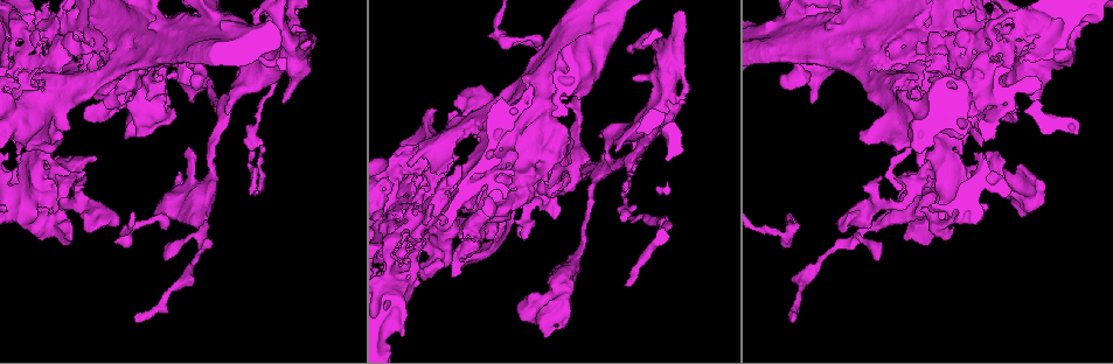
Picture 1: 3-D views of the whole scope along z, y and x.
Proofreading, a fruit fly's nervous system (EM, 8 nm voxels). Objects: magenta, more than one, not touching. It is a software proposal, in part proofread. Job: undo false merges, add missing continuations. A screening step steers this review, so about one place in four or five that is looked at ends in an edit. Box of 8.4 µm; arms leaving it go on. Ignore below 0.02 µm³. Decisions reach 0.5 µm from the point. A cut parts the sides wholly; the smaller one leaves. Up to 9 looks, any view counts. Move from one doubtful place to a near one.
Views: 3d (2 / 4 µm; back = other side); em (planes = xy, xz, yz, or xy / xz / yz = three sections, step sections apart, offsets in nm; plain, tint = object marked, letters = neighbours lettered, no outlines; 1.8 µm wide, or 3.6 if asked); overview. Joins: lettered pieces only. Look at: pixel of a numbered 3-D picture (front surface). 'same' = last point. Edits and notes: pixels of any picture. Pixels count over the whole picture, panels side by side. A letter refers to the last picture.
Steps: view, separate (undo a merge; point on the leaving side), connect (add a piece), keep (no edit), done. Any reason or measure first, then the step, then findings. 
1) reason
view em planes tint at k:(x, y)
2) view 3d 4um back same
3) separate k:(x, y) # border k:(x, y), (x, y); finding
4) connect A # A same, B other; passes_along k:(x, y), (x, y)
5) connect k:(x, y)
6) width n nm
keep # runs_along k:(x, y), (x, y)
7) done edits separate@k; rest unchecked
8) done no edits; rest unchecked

an open end
view 3d 2um back at 1:(571, 162)

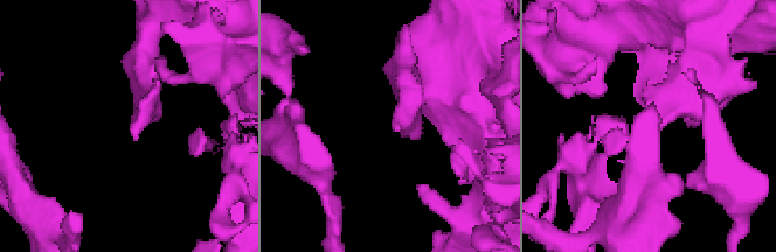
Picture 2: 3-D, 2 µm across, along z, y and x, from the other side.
now the EM
view em planes letters at 2:(133, 133)

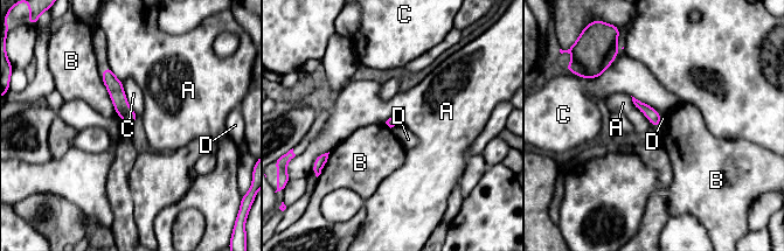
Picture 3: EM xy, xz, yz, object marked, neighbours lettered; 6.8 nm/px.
keep # A other, B other, C other, D other; none of them fits

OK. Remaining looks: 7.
small branch off a trunk
view em planes plain at 1:(127, 59)

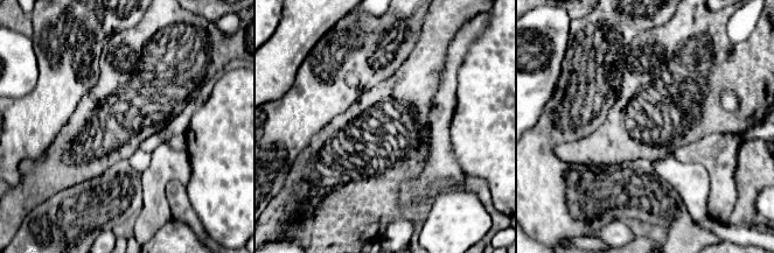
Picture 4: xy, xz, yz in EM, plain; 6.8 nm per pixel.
view em planes letters same

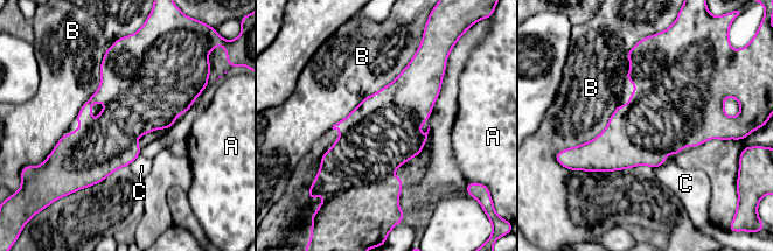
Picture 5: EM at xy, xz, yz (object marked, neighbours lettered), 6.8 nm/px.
keep # A other, B other, C other; border 5:(139, 154), (129, 165); one cell here

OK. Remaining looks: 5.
abrupt turn
view 3d 4um at 1:(404, 177)

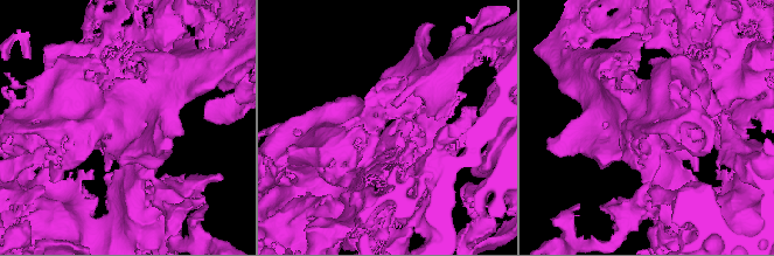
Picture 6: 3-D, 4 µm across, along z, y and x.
view em yz step 16 tint at 6:(125, 127)

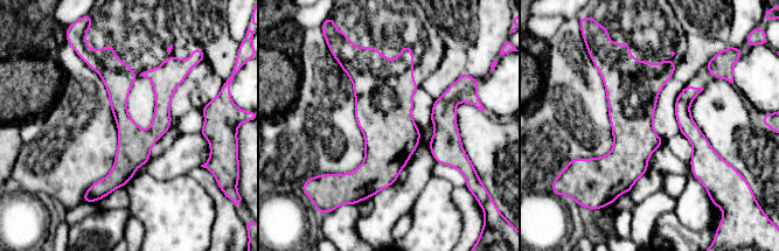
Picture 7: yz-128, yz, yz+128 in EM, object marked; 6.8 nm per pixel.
view em yz step 16 letters same

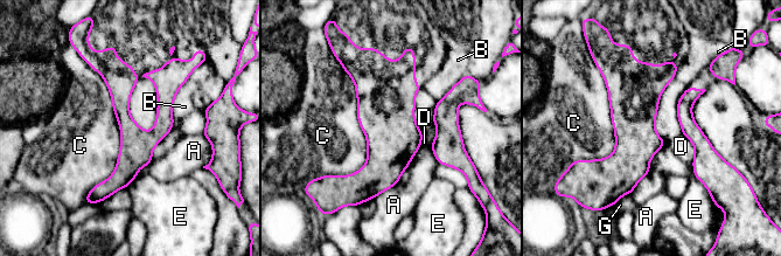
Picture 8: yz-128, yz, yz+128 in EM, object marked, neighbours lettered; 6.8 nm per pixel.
keep # A other, B other, C other, D other, E other, G other; runs_along 8:(117, 63), (128, 164), (106, 193); continuous, no second cell

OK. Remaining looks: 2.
tapers out
view em xy step 8 letters at 1:(84, 119)

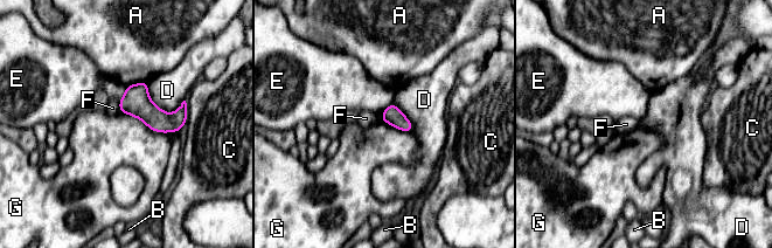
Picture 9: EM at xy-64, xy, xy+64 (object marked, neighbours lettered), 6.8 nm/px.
width 120 nm
keep # A other, B other, C other, D other, E other, F other, G other; no lettered piece goes on from it

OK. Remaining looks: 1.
done no edits; rest unchecked

